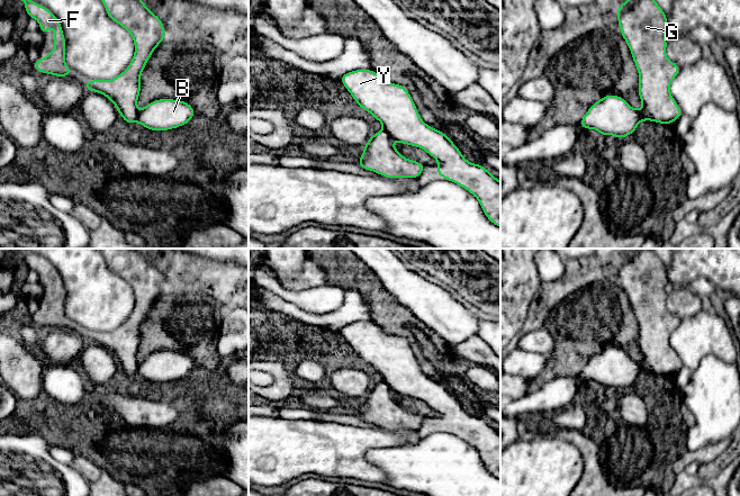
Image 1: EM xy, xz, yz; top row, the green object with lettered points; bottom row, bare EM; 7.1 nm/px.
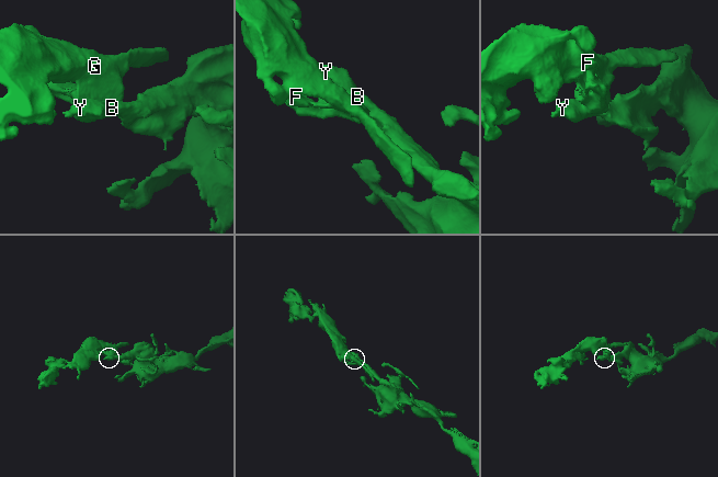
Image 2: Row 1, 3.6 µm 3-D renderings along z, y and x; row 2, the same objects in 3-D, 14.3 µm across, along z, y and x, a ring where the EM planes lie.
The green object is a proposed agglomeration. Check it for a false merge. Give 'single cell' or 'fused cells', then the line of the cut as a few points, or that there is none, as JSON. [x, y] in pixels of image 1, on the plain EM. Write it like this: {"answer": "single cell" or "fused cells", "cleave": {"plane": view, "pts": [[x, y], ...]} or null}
{"answer": "single cell", "cleave": null}

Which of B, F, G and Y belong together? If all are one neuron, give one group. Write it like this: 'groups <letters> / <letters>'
groups B F G Y

